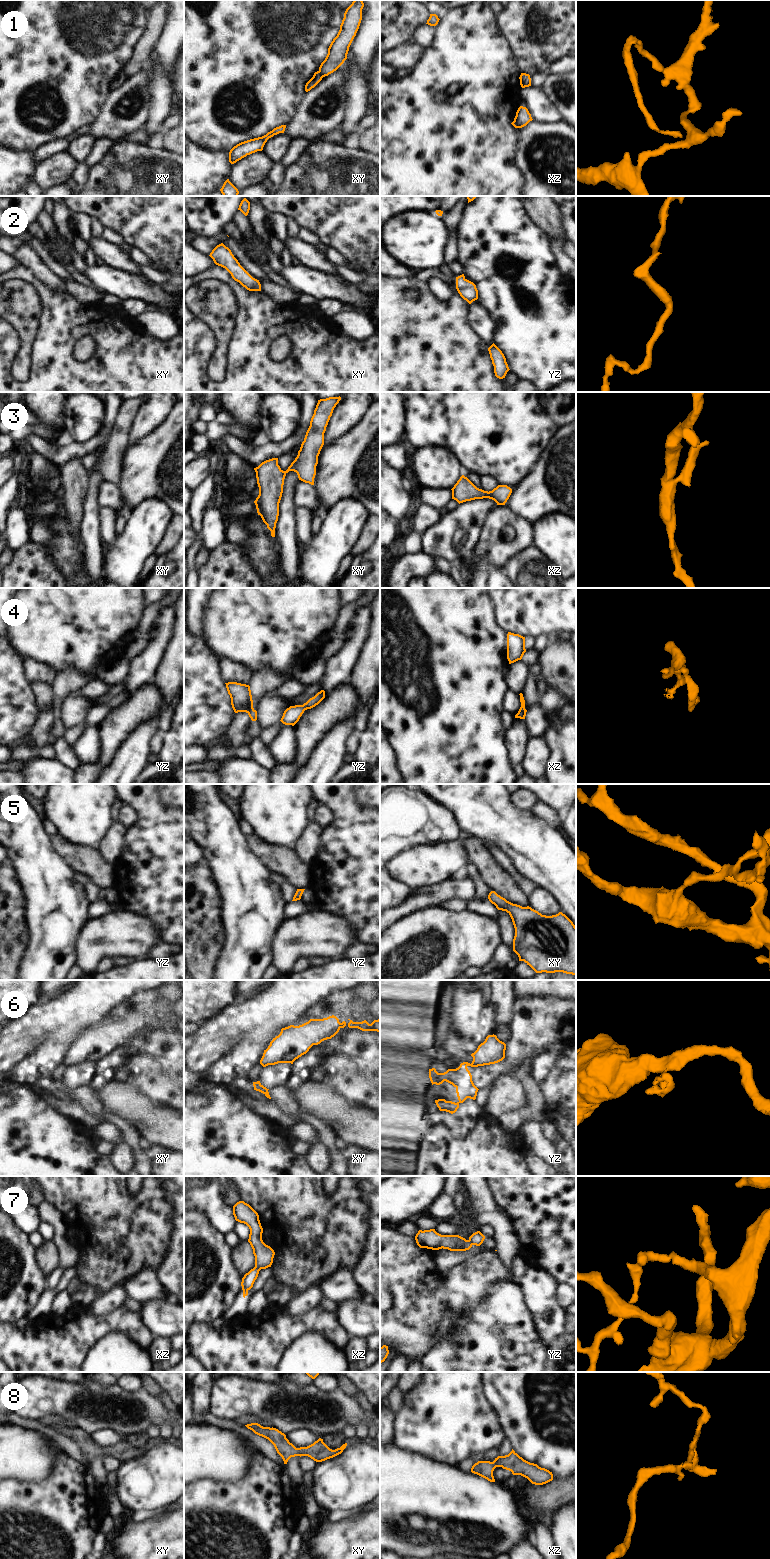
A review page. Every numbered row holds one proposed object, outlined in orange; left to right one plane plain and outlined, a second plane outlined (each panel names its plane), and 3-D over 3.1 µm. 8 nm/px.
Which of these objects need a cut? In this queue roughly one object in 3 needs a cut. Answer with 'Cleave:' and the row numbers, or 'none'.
Cleave: 1, 6, 7

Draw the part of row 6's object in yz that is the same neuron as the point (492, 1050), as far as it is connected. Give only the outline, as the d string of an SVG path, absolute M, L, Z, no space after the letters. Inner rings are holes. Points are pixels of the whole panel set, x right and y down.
M488 1035L477 1050L471 1054L473 1057L472 1065L484 1066L495 1064L505 1058L506 1044L500 1041L496 1035Z

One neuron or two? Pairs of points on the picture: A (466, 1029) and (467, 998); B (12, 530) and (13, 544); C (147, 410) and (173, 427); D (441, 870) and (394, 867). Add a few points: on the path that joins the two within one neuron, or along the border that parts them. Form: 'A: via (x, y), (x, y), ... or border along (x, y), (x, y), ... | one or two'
A: via (466, 1021), (466, 1006) | one
B: via (13, 533), (13, 541) | one
C: border along (173, 405), (168, 415), (145, 436) | two
D: via (429, 867), (406, 867) | one

